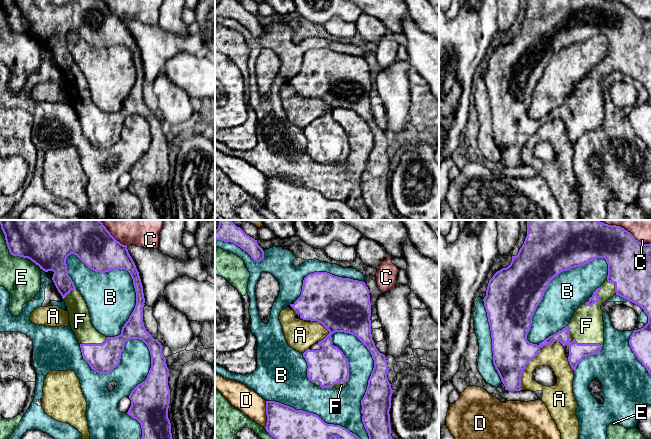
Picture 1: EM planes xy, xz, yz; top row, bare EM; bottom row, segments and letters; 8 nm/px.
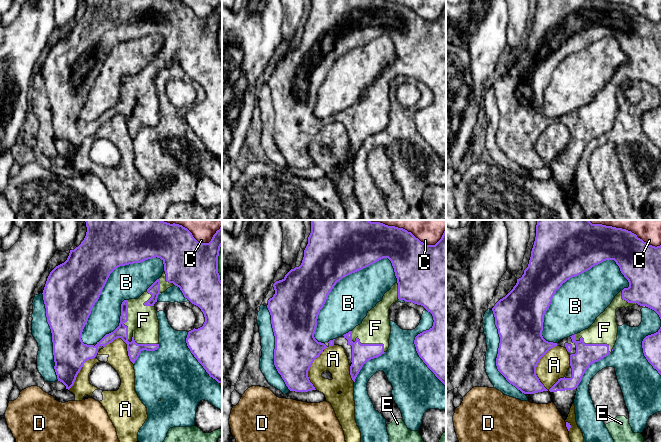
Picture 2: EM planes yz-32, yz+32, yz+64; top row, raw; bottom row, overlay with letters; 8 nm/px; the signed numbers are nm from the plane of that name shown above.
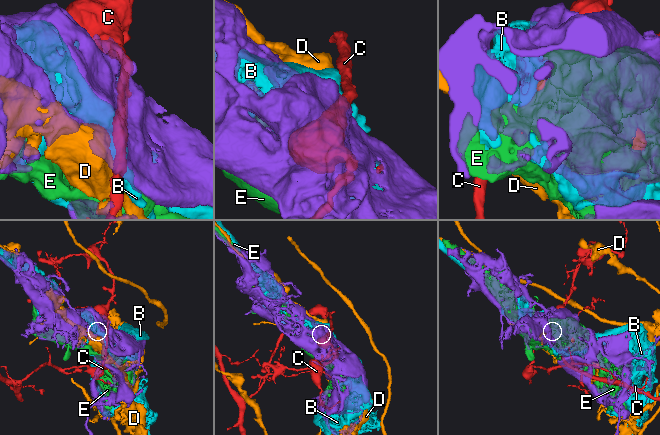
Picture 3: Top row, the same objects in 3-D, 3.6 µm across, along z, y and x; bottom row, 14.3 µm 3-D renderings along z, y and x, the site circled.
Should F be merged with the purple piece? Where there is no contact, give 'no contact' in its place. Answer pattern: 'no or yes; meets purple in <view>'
yes; meets purple in yz

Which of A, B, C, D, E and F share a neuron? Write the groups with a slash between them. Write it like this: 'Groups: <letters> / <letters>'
Groups: A E / B / C / D / F

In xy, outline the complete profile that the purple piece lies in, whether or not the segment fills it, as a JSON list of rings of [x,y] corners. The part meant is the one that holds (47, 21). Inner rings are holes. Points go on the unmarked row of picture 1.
[[[103,0],[0,1],[11,31],[28,34],[43,47],[54,48],[52,56],[66,80],[71,105],[80,120],[83,135],[92,146],[99,150],[107,150],[116,144],[120,139],[125,119],[130,115],[142,116],[148,122],[151,131],[151,144],[146,156],[131,167],[129,171],[131,182],[127,190],[141,201],[142,213],[138,220],[174,220],[171,199],[168,194],[170,180],[169,145],[162,129],[161,119],[158,115],[154,115],[144,102],[143,83],[145,74],[143,62],[127,22],[117,17]],[[71,30],[76,31],[88,44],[95,48],[105,49],[114,45],[124,45],[130,49],[136,68],[136,81],[128,97],[122,103],[120,111],[106,113],[93,103],[87,80],[68,51],[66,35]]]

